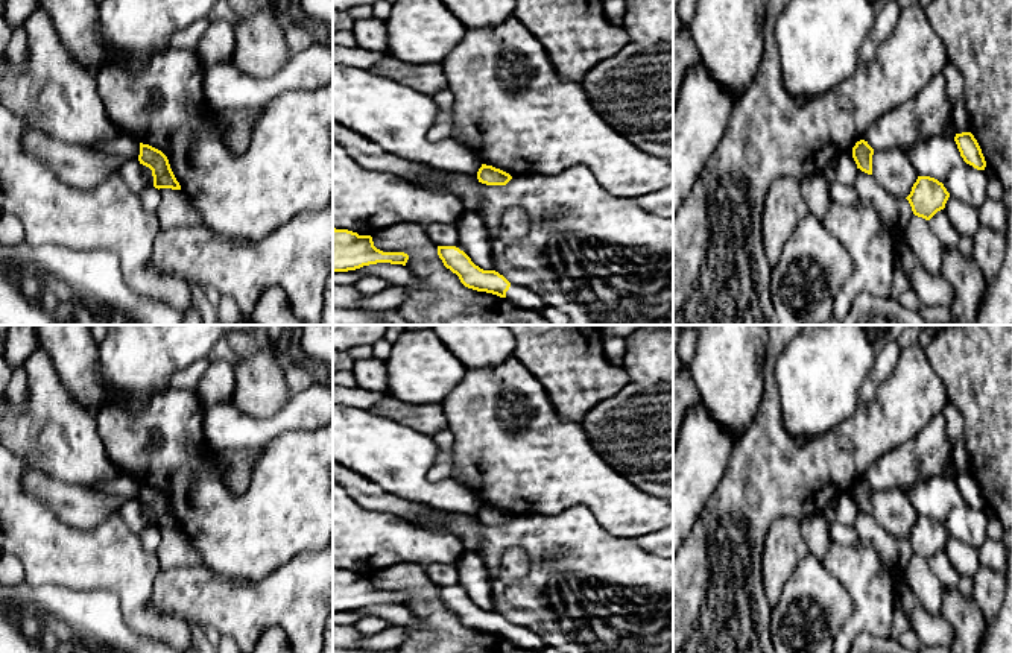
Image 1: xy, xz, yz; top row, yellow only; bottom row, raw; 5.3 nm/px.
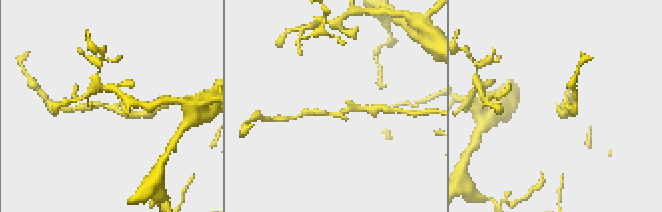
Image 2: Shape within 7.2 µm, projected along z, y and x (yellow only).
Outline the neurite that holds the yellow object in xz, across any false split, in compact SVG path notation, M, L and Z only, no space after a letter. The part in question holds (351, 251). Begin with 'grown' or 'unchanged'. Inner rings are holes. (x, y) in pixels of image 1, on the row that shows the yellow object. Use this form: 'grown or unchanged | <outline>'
unchanged | M333 228L333 272L356 270L377 263L406 266L404 252L383 252L374 246L371 235Z

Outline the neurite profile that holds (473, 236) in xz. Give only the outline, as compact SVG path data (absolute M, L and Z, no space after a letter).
M463 213L454 223L459 249L483 270L494 270L491 240L483 220L474 213Z

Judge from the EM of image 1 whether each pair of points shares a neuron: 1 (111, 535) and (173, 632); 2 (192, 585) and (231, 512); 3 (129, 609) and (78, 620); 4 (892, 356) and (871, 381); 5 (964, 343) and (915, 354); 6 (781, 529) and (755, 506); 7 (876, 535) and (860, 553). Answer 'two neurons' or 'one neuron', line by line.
1: one neuron
2: two neurons
3: two neurons
4: one neuron
5: two neurons
6: two neurons
7: two neurons

